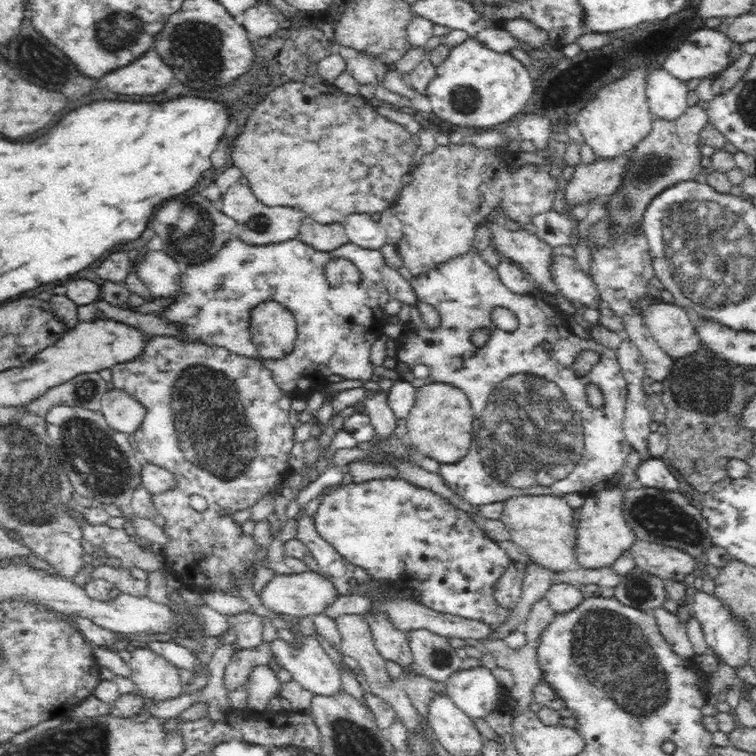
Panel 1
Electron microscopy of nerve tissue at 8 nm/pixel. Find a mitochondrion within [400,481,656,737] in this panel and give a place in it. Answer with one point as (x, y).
(637, 590)

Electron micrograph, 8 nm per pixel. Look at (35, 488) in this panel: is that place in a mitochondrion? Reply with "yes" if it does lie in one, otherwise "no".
yes

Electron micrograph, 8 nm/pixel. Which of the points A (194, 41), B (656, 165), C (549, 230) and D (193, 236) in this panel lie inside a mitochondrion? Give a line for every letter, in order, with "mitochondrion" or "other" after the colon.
A: mitochondrion
B: mitochondrion
C: other
D: mitochondrion

